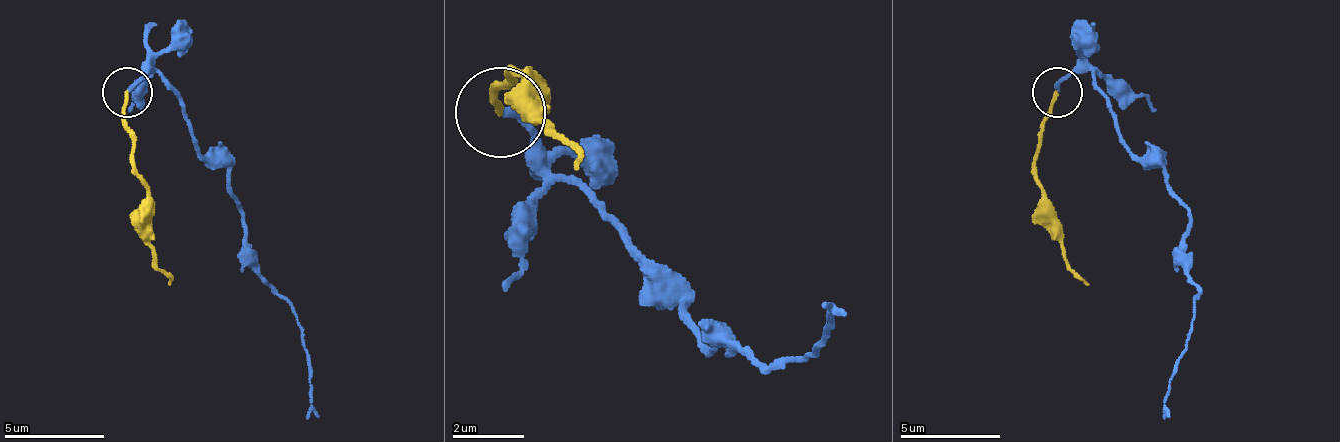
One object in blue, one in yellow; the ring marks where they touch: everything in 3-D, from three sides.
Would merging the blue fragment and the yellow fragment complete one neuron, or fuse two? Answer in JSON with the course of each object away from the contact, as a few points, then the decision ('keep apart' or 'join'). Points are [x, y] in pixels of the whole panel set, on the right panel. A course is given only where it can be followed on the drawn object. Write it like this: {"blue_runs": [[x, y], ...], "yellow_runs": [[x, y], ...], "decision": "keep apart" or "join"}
{"blue_runs": [[1058, 91], [1088, 71], [1123, 141], [1163, 171], [1173, 196], [1188, 211], [1183, 266], [1198, 291], [1163, 421]], "yellow_runs": [[1058, 91], [1053, 116], [1038, 141], [1038, 176], [1063, 261], [1088, 286]], "decision": "join"}

